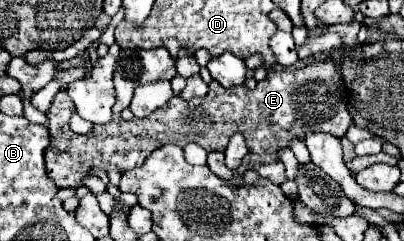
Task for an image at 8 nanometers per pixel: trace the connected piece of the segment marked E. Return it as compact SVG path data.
M318 60L304 68L284 70L272 68L268 76L258 82L254 90L246 86L226 90L216 80L210 82L210 90L204 98L184 100L172 96L162 108L154 110L146 118L118 120L102 126L94 126L88 134L74 134L70 130L70 116L75 105L64 90L60 90L48 110L50 144L44 152L48 176L60 188L78 188L80 180L88 176L90 168L104 168L114 164L120 172L132 170L160 146L176 144L184 148L188 142L196 142L204 150L224 150L230 136L240 132L245 136L250 153L274 153L290 148L292 140L304 140L306 132L328 132L342 138L354 124L348 112L348 90L332 60Z

